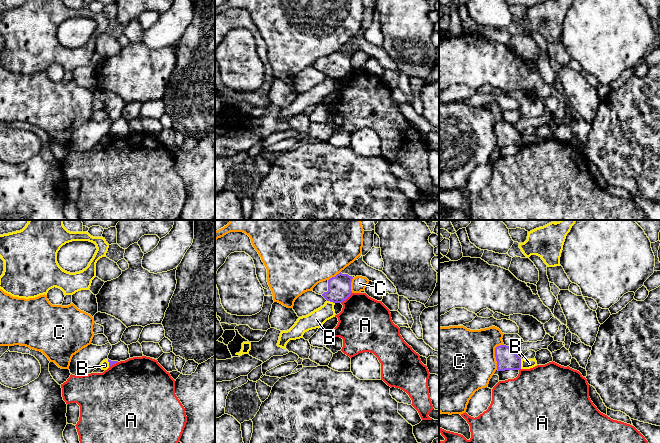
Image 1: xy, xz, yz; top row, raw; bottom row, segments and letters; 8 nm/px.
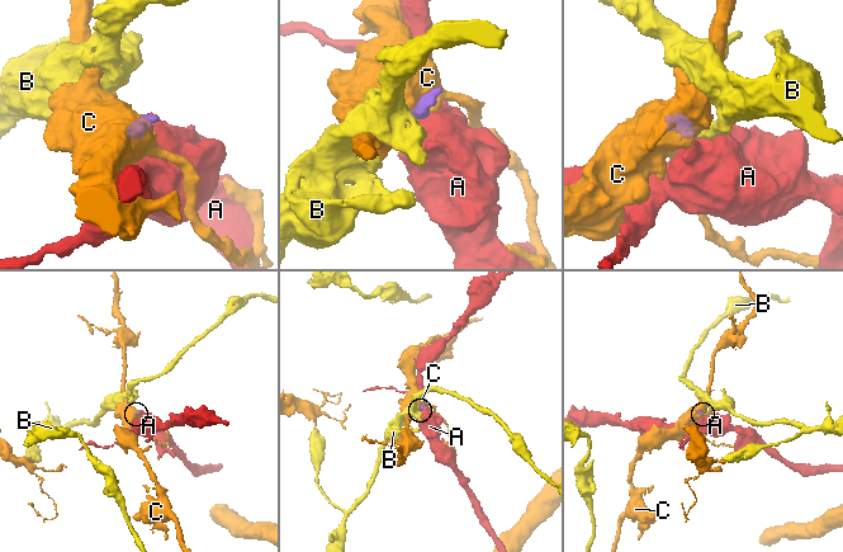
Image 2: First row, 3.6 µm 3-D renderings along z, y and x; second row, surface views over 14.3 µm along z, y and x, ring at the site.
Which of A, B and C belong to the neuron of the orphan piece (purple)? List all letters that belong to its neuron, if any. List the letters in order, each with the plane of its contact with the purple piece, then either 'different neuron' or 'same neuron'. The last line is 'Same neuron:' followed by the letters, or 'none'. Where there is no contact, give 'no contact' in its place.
A: xz | different neuron
B: yz | different neuron
C: yz | different neuron
Same neuron: none

